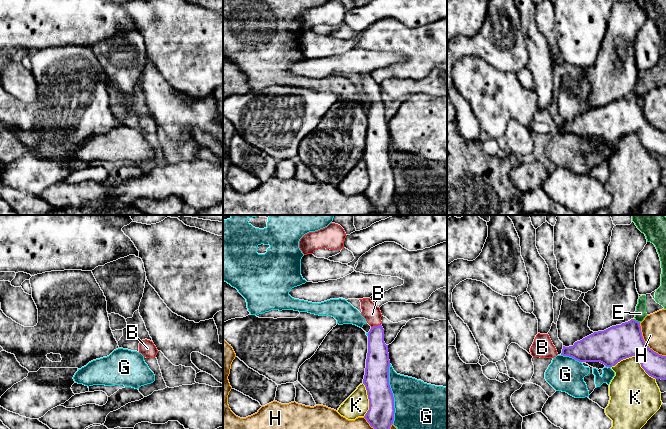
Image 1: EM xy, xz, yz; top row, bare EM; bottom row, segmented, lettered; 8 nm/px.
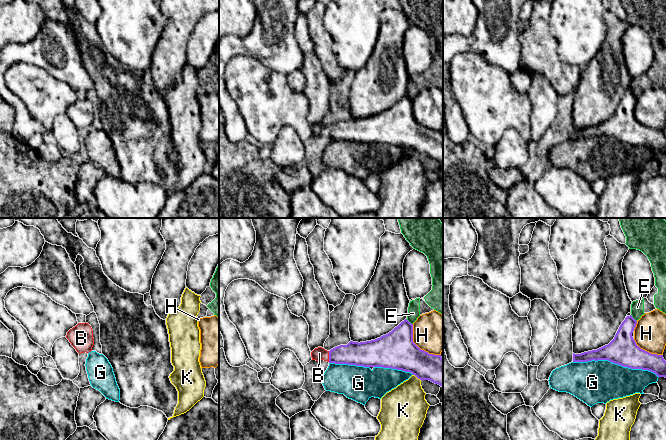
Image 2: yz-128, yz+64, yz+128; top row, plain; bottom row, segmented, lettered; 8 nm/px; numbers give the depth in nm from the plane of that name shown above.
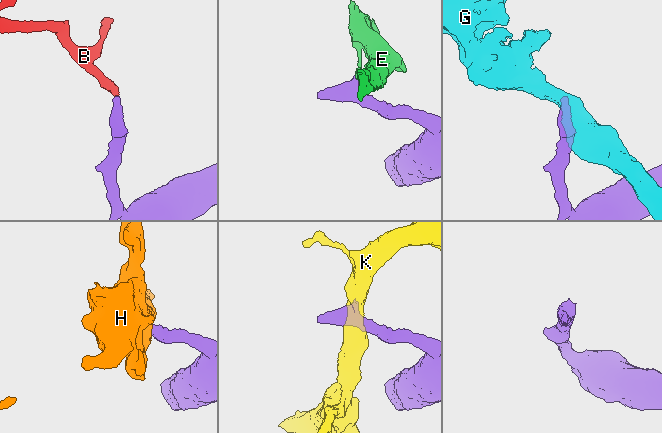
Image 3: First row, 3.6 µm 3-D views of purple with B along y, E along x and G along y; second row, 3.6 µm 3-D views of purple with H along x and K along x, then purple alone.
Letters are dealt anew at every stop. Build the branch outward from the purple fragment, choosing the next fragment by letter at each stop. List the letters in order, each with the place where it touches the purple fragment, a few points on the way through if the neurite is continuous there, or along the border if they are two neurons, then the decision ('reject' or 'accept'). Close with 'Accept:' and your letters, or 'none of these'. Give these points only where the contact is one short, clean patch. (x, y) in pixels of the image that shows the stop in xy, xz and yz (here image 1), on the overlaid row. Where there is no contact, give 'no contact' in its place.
B: xz (375, 326) | across xz (377, 357), (375, 326), (372, 314) | accept
E: yz (637, 321) | along yz (634, 319), (639, 322) | reject
G: xz (392, 394) | reject
H: yz (645, 343) | reject
K: yz (636, 356) | reject
Accept: B

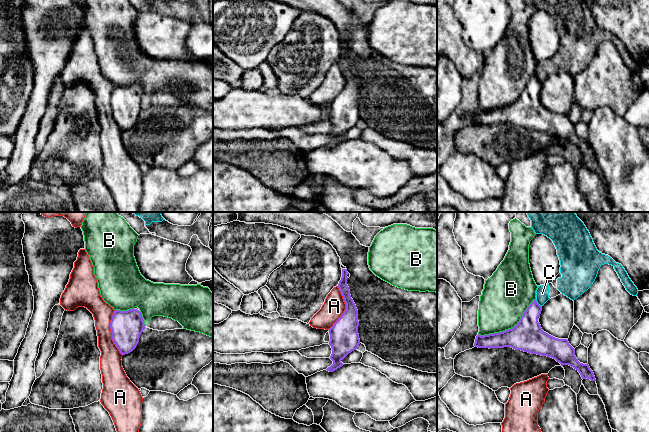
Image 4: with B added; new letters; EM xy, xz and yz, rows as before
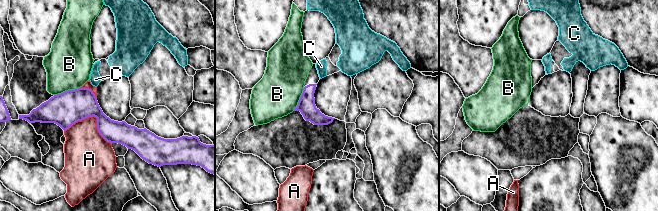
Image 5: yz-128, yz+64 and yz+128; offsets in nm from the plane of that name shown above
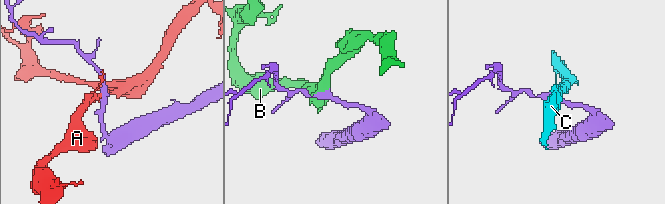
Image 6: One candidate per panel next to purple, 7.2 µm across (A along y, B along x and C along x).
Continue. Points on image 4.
A: xy (112, 333) | reject
B: yz (511, 328) | reject
C: yz (537, 303) | along yz (535, 299), (541, 306) | reject
Accept: none of these

